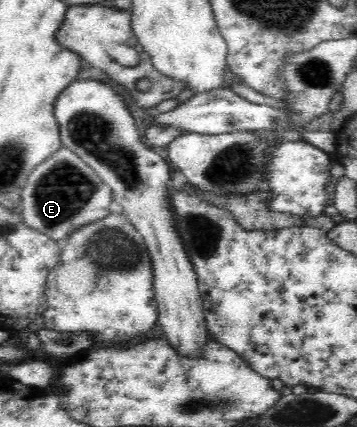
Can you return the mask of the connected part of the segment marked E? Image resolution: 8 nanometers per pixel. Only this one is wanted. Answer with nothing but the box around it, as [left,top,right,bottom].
[19,146,112,244]

